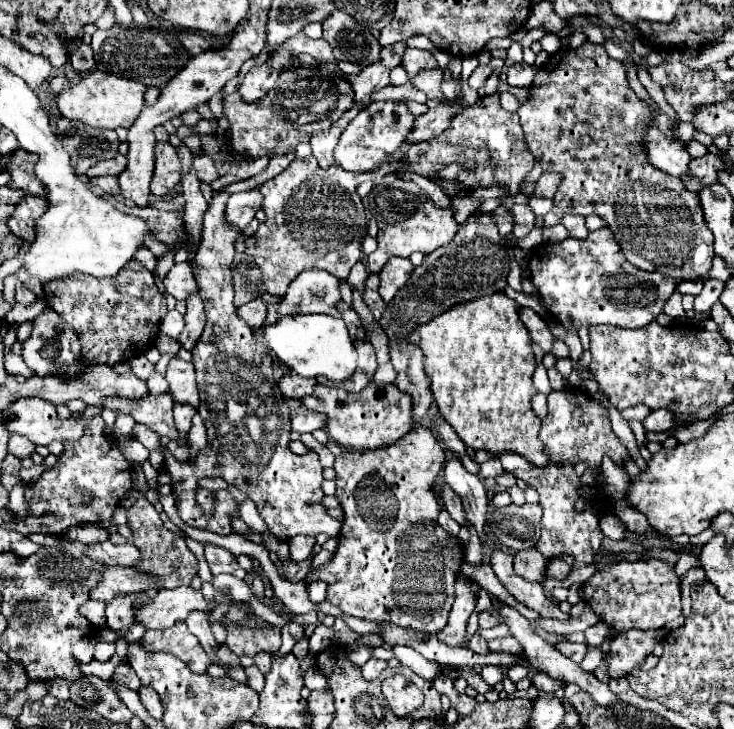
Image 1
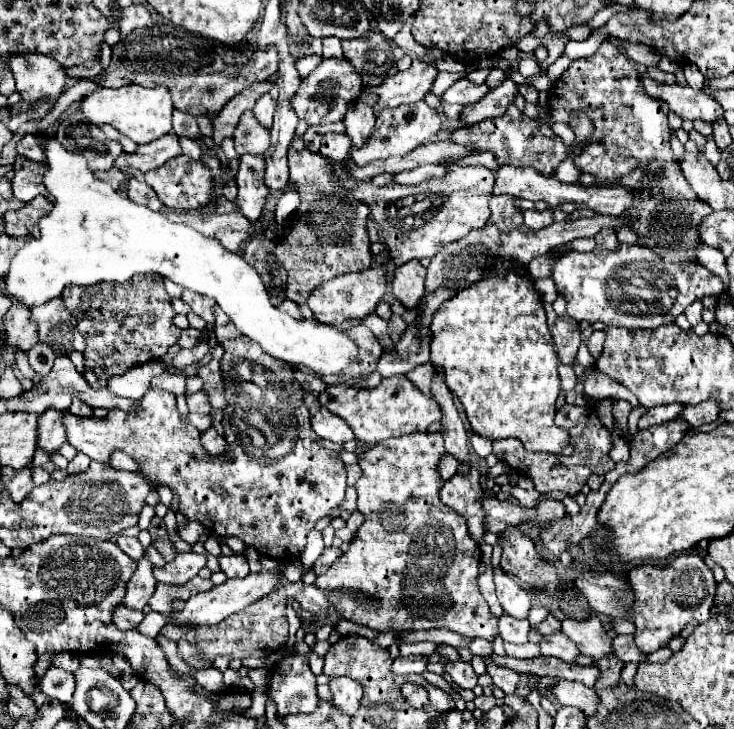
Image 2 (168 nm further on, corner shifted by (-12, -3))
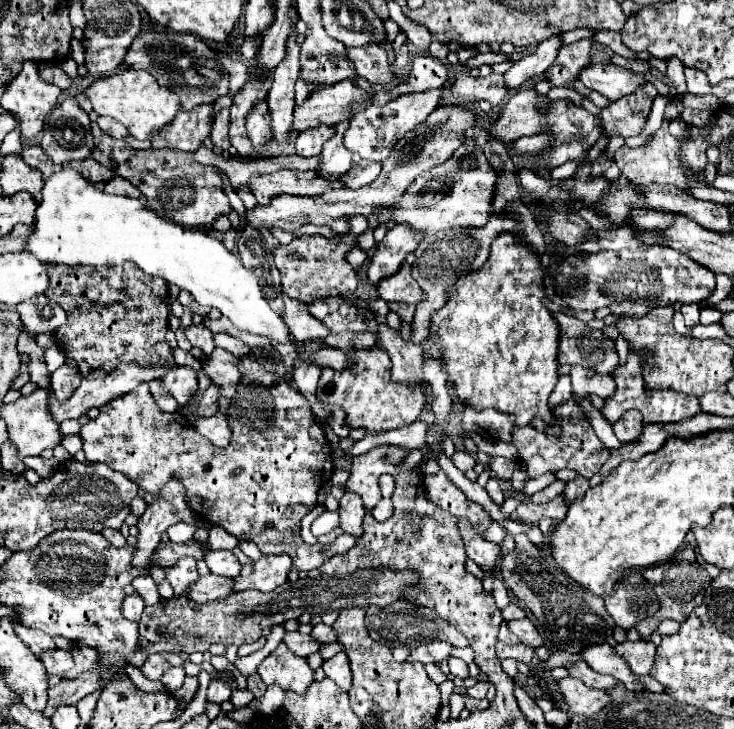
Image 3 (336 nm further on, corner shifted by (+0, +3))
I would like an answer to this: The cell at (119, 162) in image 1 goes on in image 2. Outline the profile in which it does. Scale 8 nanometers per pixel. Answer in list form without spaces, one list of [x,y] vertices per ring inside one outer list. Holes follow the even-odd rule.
[[[166,134],[164,138],[158,138],[156,142],[150,142],[148,146],[138,146],[138,152],[134,154],[120,154],[118,160],[114,162],[116,168],[122,166],[132,166],[138,168],[140,172],[148,172],[154,168],[160,168],[164,162],[178,158],[182,154],[180,140],[176,134]]]

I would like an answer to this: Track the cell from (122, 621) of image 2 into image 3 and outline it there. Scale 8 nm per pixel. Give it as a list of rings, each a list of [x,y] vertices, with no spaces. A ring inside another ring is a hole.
[[[126,596],[124,598],[124,604],[122,604],[124,618],[138,622],[140,616],[142,616],[142,610],[144,610],[144,602],[142,602],[140,596]]]

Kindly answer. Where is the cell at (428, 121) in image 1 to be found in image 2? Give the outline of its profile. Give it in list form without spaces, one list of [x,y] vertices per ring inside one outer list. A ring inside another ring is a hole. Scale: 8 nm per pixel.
[[[506,78],[498,88],[490,90],[476,106],[466,106],[460,120],[470,126],[484,118],[496,118],[508,110],[508,106],[514,102],[518,92],[520,84],[516,84],[512,78]]]

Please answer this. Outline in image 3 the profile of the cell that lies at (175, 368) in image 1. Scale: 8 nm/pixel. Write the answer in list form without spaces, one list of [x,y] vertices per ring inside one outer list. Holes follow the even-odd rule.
[[[214,348],[212,354],[202,360],[202,370],[210,378],[210,382],[220,388],[222,396],[232,396],[234,386],[240,382],[240,372],[238,372],[238,358],[232,356],[224,348]]]

